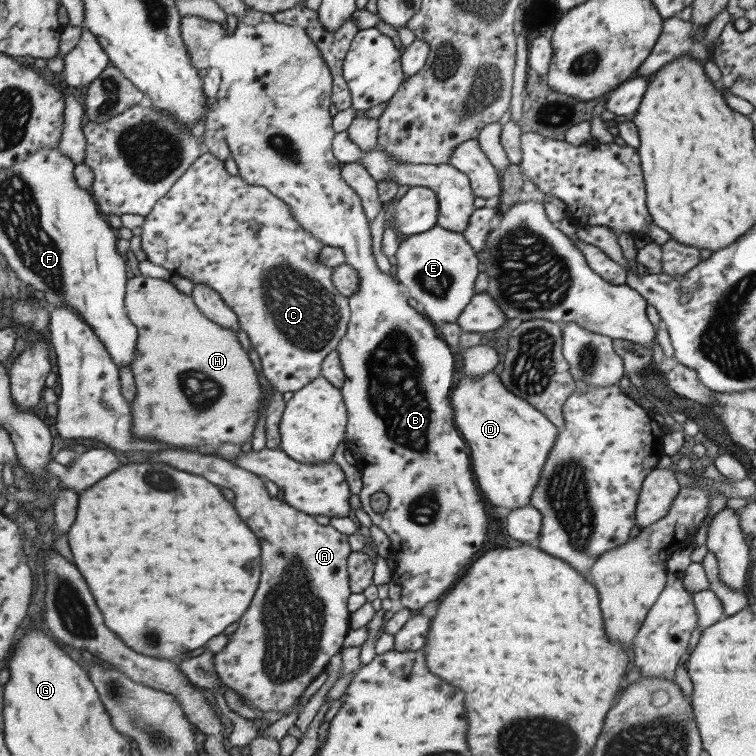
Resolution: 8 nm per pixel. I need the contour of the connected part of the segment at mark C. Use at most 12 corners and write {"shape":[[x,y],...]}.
{"shape":[[201,154],[145,260],[235,313],[277,392],[320,376],[348,298],[285,202]]}

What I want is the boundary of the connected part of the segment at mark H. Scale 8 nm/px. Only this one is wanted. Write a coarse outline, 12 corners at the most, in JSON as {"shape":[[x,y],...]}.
{"shape":[[129,276],[132,435],[250,441],[264,398],[236,333]]}

